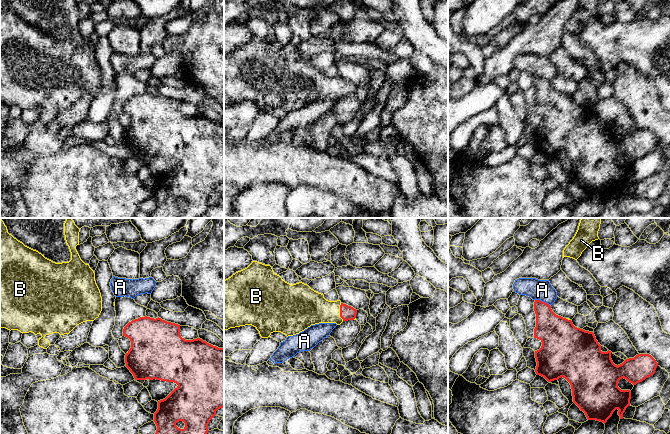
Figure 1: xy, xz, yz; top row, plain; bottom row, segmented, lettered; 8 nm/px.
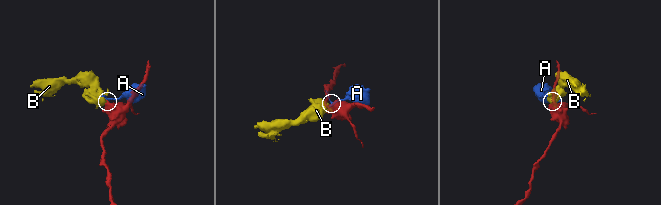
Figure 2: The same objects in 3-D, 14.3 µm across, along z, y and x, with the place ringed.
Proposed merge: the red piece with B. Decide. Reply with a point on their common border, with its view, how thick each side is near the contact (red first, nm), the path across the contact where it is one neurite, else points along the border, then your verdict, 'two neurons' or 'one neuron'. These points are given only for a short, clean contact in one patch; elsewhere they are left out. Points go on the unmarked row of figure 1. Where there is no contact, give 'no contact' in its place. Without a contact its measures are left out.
meets red in xz at (340, 88); 110 nm thick on the red side, 280 nm on the other; one neuron

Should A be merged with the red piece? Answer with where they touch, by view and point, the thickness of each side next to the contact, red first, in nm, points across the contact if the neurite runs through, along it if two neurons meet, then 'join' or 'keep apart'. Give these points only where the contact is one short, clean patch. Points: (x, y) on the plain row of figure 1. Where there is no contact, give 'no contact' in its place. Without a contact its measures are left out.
contact yz (541, 77); calibres 240 and 170 nm; keep apart

